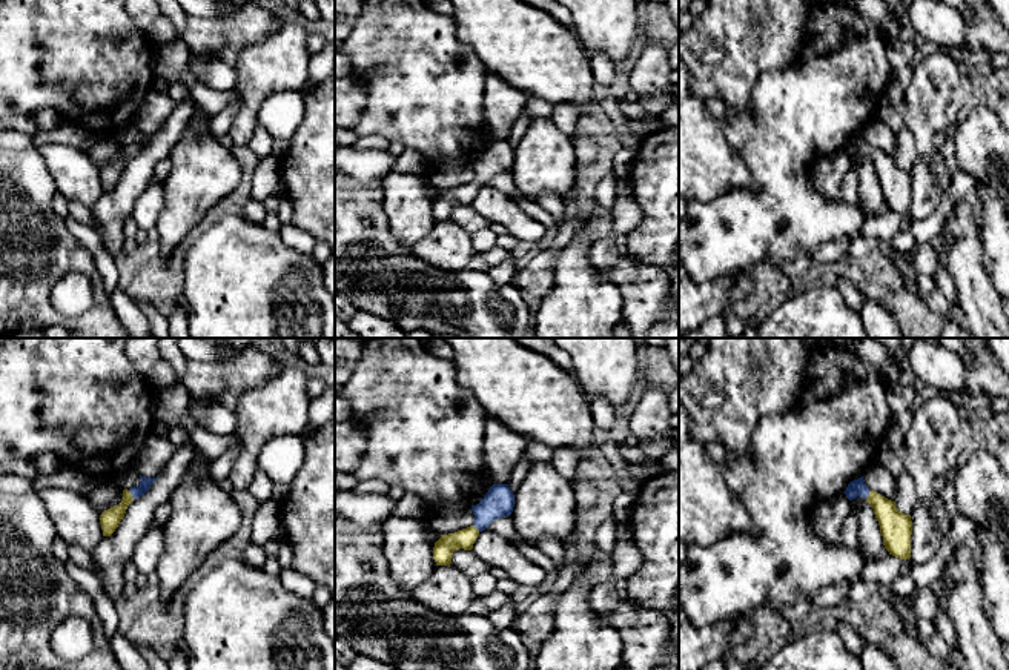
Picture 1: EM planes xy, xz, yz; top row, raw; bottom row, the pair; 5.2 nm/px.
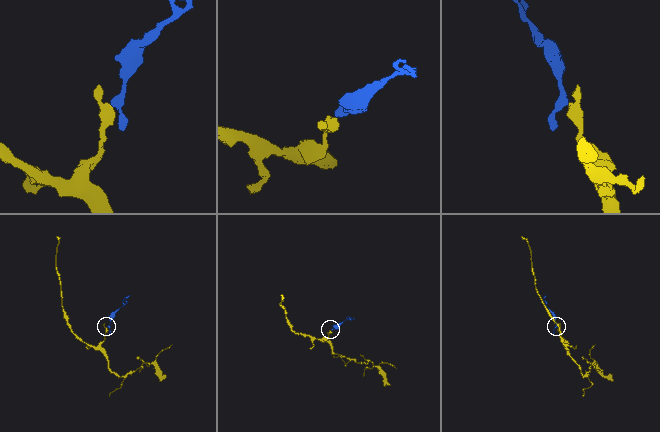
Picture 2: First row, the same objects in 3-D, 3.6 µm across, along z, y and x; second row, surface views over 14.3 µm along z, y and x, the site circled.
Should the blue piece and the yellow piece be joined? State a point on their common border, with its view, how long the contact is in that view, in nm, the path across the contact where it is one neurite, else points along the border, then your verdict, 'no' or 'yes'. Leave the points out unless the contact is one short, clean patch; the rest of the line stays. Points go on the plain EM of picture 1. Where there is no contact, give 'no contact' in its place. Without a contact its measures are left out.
meets blue in xy at (131, 149); contact 60 nm long; runs through xy (138, 146), (131, 149), (109, 175); yes

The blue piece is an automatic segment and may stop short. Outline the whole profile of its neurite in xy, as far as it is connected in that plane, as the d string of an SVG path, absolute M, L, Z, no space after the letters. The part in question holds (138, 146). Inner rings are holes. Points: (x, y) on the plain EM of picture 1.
M141 131L140 134L141 134L141 138L138 141L129 146L127 144L123 146L123 155L118 161L111 163L100 171L103 192L111 192L115 187L115 184L118 183L120 177L126 169L127 161L135 154L143 152L151 144L152 138L157 135L157 134L146 134Z

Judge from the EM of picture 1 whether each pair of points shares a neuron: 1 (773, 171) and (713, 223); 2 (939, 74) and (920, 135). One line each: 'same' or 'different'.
1: same
2: same

